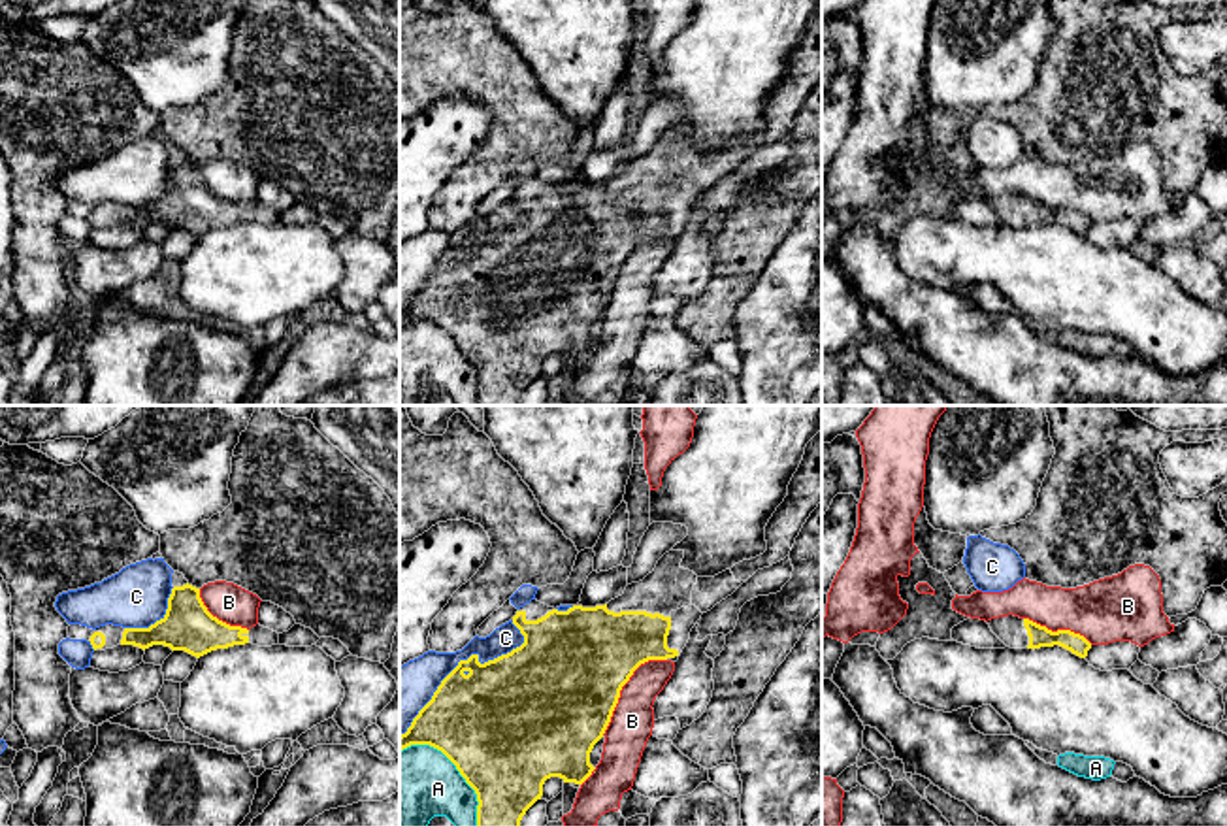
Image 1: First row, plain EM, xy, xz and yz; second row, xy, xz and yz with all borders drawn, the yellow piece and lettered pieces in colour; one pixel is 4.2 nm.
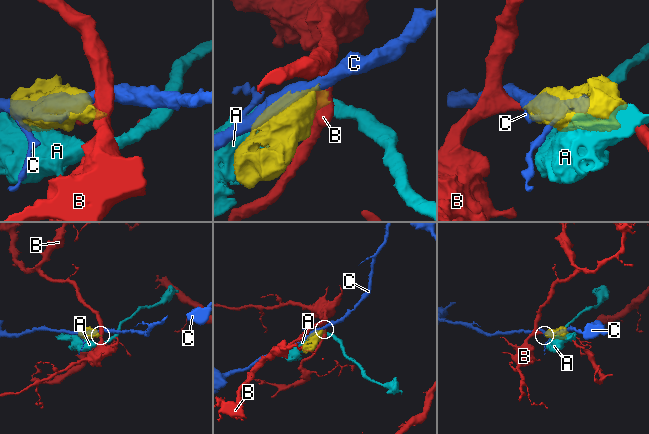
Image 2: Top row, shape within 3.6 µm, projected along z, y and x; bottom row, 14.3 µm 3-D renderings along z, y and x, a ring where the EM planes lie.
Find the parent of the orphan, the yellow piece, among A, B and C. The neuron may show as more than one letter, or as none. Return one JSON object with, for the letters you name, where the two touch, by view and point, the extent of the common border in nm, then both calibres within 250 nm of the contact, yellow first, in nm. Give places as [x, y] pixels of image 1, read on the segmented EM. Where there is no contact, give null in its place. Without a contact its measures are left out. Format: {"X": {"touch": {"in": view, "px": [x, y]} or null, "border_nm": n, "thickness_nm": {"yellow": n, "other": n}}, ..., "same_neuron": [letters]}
{"same_neuron": []}

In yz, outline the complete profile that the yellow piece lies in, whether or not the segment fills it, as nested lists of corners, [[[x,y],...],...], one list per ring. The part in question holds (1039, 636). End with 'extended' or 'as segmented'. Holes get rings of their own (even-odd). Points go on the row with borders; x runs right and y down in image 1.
[[[1014,615],[988,620],[991,632],[1010,649],[1040,649],[1059,645],[1072,654],[1086,658],[1091,643],[1071,630],[1052,632],[1029,619]]]; extended

